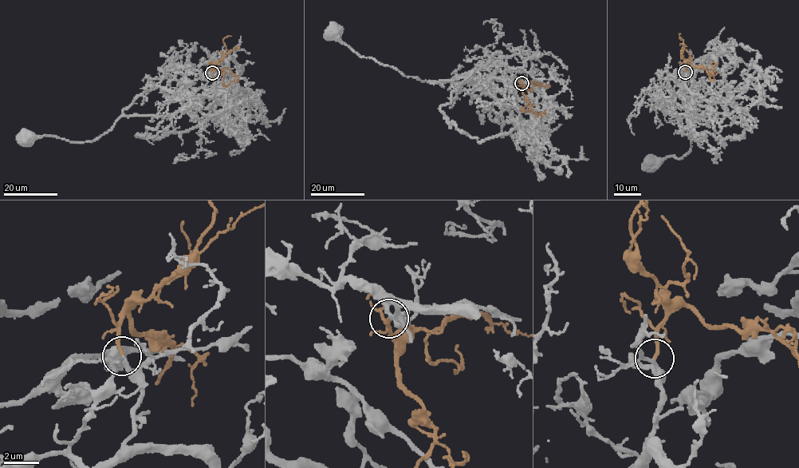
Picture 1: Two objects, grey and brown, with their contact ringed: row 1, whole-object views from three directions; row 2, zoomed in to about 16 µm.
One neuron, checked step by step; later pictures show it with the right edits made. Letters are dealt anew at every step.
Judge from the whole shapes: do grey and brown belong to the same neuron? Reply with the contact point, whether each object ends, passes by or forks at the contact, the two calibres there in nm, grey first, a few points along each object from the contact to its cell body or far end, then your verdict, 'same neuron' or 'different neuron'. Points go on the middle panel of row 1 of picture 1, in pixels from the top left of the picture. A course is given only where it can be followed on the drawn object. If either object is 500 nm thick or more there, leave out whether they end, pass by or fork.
place (521, 83); grey passes by; brown ends; calibres 220 and 220 nm; course grey (521, 83), (513, 78), (419, 80), (358, 56), (334, 31); course brown (521, 84), (523, 94), (528, 101), (523, 111), (537, 115), (544, 113), (545, 110), (545, 113); same neuron

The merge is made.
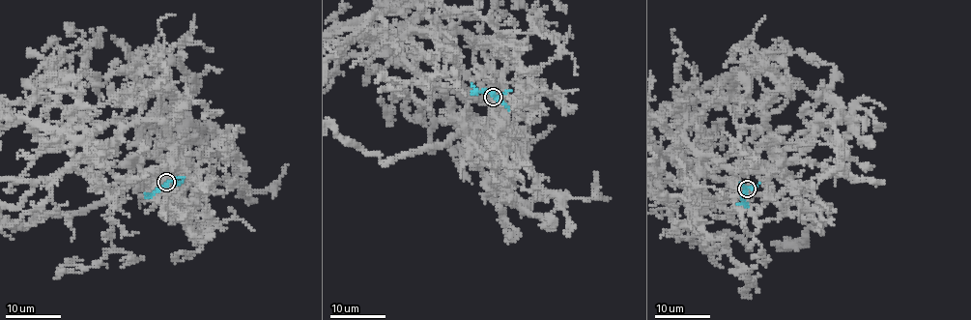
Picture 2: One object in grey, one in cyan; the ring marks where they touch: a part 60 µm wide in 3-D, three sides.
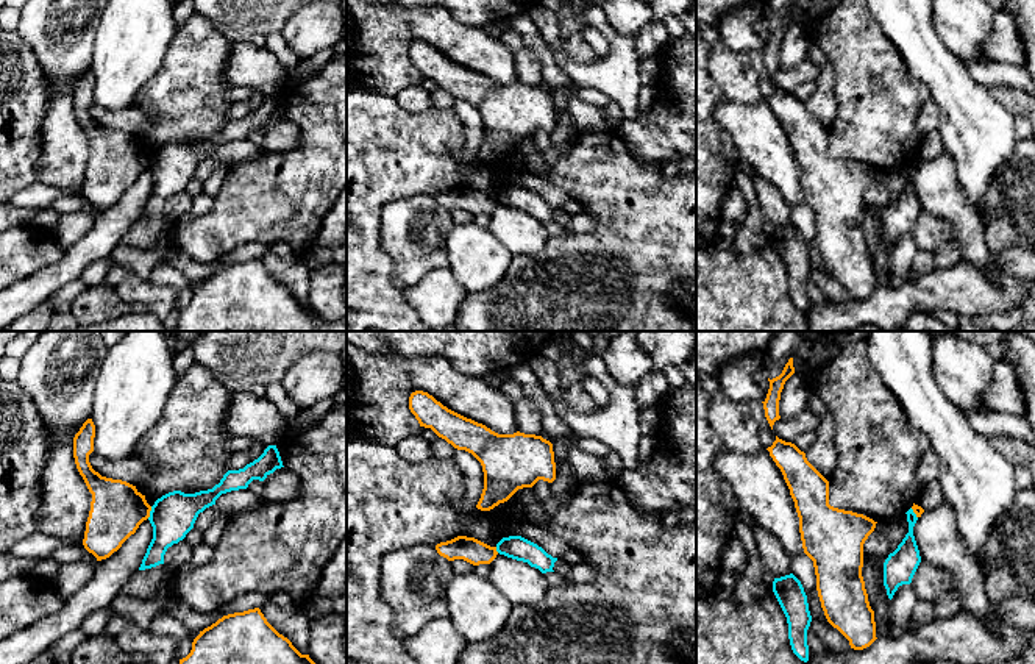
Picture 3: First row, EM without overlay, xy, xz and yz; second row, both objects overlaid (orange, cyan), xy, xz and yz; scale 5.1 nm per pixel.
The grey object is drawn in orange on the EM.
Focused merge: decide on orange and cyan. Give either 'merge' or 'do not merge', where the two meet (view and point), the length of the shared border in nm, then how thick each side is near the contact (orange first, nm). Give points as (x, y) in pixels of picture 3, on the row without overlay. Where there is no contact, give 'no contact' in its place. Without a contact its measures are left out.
do not merge | xy (149, 163) | 70 nm | 280/240 nm

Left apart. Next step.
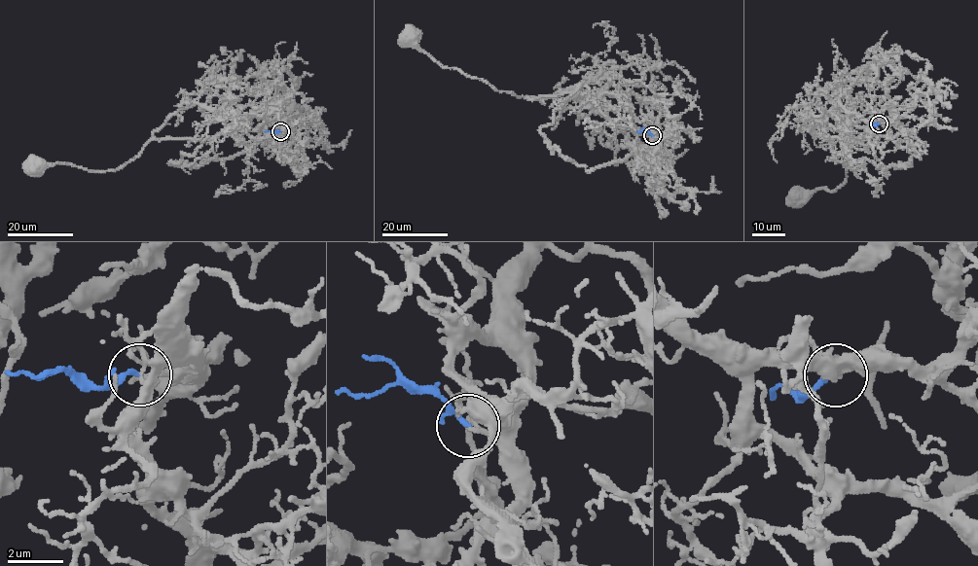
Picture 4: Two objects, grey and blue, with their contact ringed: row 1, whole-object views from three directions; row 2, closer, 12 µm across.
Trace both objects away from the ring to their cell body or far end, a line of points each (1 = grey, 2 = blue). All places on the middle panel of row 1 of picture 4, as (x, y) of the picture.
1: (652, 135), (660, 108), (653, 98), (514, 95), (440, 66), (411, 36)
2: (652, 135), (648, 131), (636, 131)

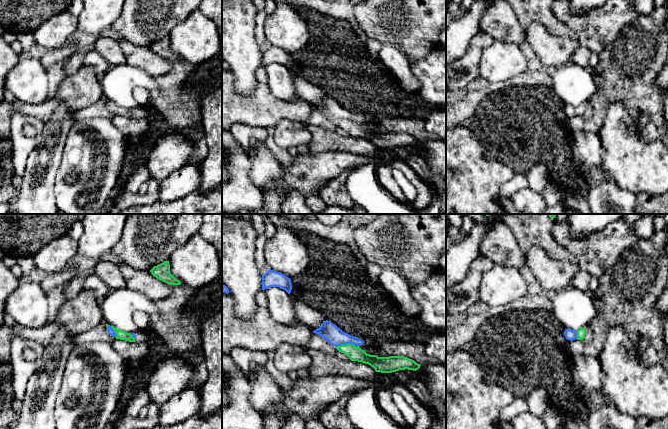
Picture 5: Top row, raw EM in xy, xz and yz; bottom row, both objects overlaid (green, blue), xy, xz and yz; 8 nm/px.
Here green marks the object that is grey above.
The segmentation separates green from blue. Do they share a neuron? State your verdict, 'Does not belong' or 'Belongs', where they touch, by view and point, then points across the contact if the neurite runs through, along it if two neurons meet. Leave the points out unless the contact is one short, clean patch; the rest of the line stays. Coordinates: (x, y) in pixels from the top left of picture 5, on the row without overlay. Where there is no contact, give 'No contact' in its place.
Belongs. Touches green at xz (346, 120). Path across: xz (354, 129), (346, 120), (335, 112)

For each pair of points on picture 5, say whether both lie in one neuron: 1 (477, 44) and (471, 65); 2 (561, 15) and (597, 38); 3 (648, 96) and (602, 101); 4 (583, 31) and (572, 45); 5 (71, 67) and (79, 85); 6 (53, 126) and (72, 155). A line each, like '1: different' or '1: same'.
1: same
2: same
3: same
4: different
5: different
6: different

